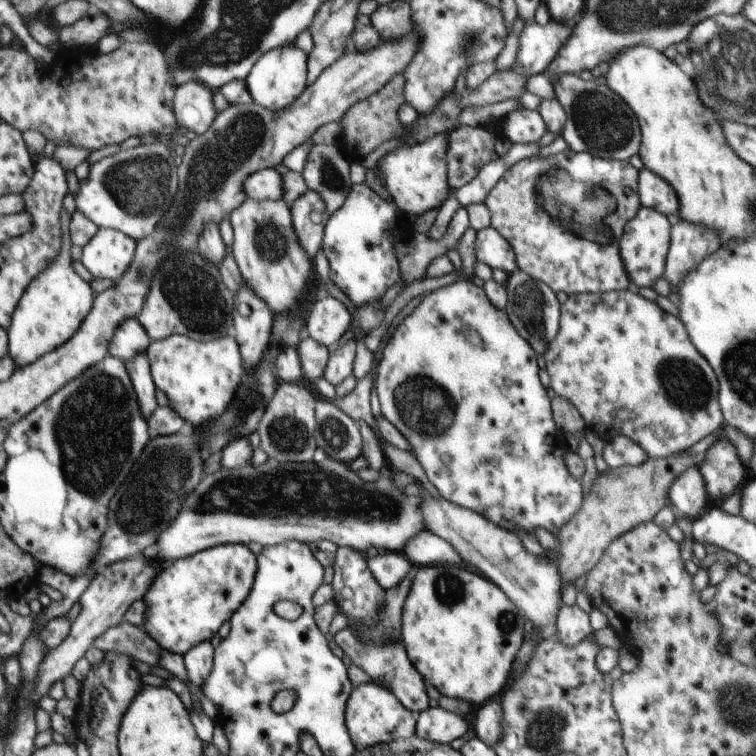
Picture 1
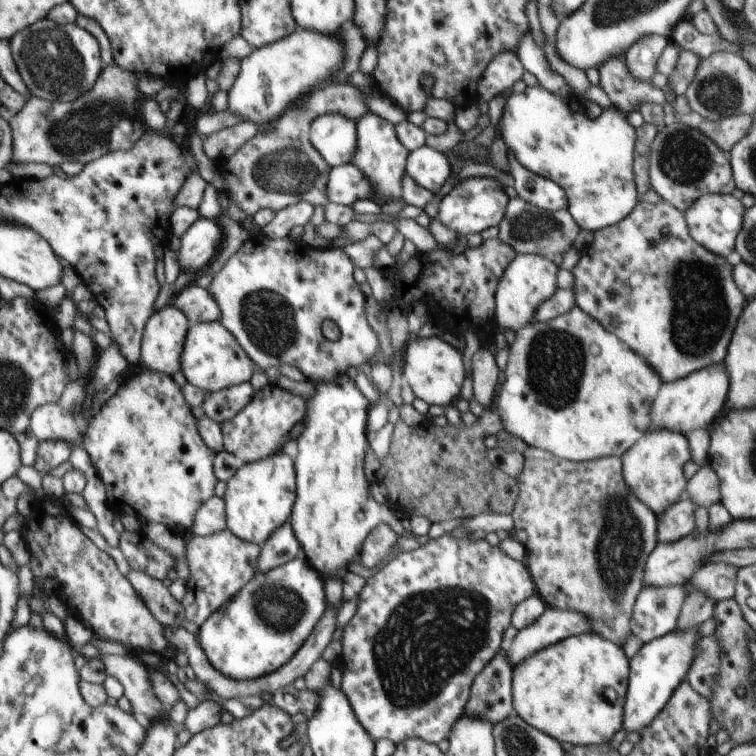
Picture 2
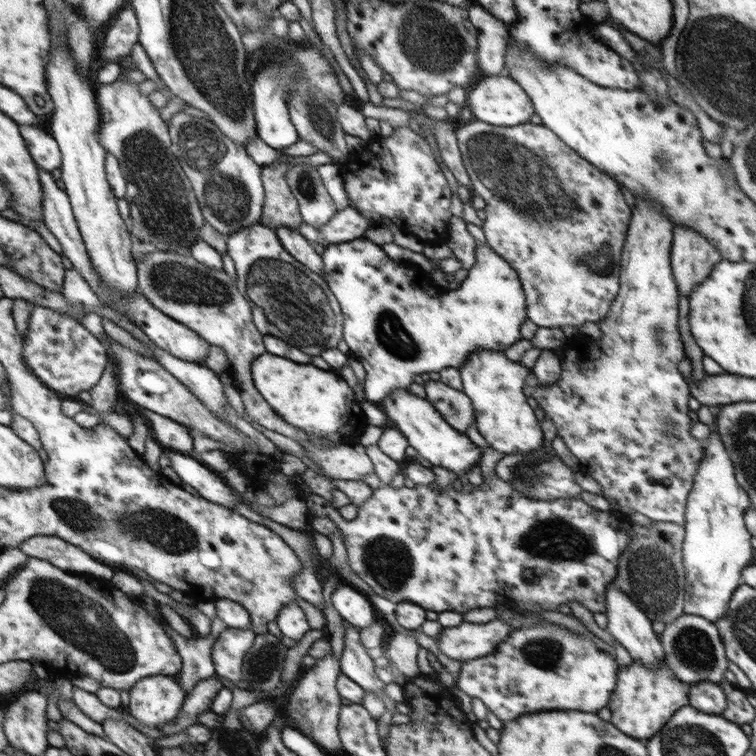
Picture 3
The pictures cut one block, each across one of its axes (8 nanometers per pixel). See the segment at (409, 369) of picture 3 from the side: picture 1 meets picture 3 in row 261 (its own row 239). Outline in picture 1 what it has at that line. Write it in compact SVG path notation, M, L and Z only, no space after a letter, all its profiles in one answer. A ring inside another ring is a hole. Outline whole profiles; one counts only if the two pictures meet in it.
M360 183L351 186L344 204L327 220L321 248L329 263L329 277L358 308L378 304L388 289L401 280L394 250L397 235L404 227L400 212L390 199L378 196L365 183ZM492 226L476 231L474 250L477 260L490 268L498 268L511 274L516 270L516 254L508 240Z

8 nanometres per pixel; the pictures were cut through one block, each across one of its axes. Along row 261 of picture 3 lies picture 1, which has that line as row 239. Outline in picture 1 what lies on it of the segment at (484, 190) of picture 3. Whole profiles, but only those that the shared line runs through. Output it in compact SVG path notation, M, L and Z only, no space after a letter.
M568 148L557 155L550 155L549 157L536 156L518 161L510 170L504 173L498 184L489 192L485 201L491 214L491 226L496 228L508 240L508 244L512 246L512 250L516 254L517 268L530 274L534 280L542 280L555 293L562 290L562 292L566 292L568 295L580 293L604 294L604 292L626 290L632 287L630 277L626 272L626 268L624 268L624 263L620 256L619 233L622 232L624 225L628 224L628 221L632 220L638 214L638 210L640 210L641 202L639 200L638 184L639 170L632 166L630 161L599 159L590 153L577 153Z

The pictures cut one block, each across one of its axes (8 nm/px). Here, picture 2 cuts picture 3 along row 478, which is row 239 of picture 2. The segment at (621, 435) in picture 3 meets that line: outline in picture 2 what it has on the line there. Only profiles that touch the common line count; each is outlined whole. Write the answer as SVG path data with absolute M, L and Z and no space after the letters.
M639 200L634 206L632 212L628 214L623 220L617 224L594 231L594 241L582 252L580 260L570 272L574 276L573 297L578 306L583 312L586 312L590 317L596 319L608 332L612 332L622 342L626 342L636 354L640 354L644 360L648 360L648 364L658 372L658 376L662 378L663 382L673 382L679 380L712 364L722 364L724 362L730 340L732 339L732 332L736 328L736 322L740 318L743 309L748 300L743 296L742 292L736 287L733 266L718 254L713 254L710 250L706 250L690 236L690 232L685 220L684 212L678 211L669 203L658 202L650 204Z

